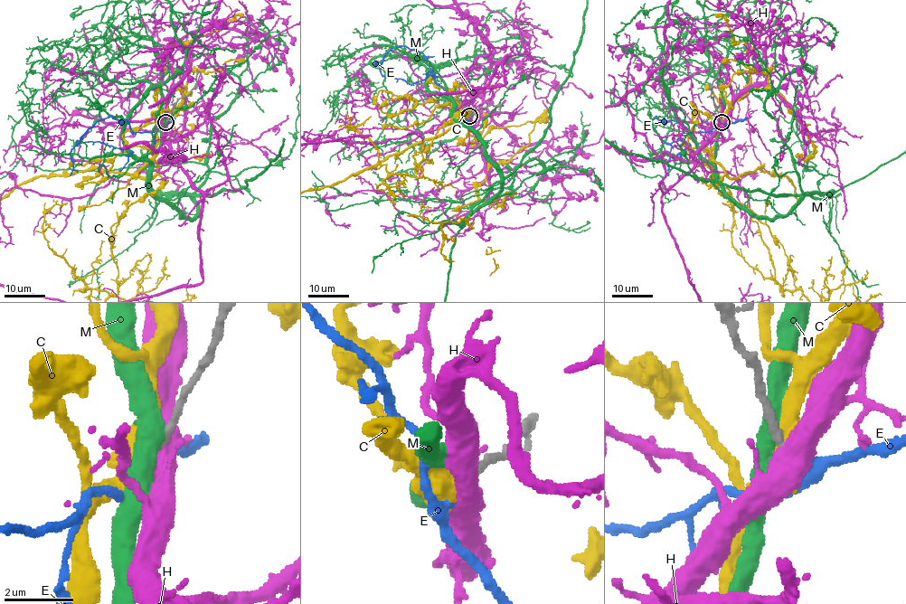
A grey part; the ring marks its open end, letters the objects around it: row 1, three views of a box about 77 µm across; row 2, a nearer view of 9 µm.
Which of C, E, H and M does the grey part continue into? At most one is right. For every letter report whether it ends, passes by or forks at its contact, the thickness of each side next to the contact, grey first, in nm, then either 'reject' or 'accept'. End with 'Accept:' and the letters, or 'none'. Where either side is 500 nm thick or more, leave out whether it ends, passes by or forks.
C: 220/600 nm | reject
E: it ends | 200/220 nm | accept
H: 240/550 nm | reject
M: it passes by | 240/440 nm | reject
Accept: E

